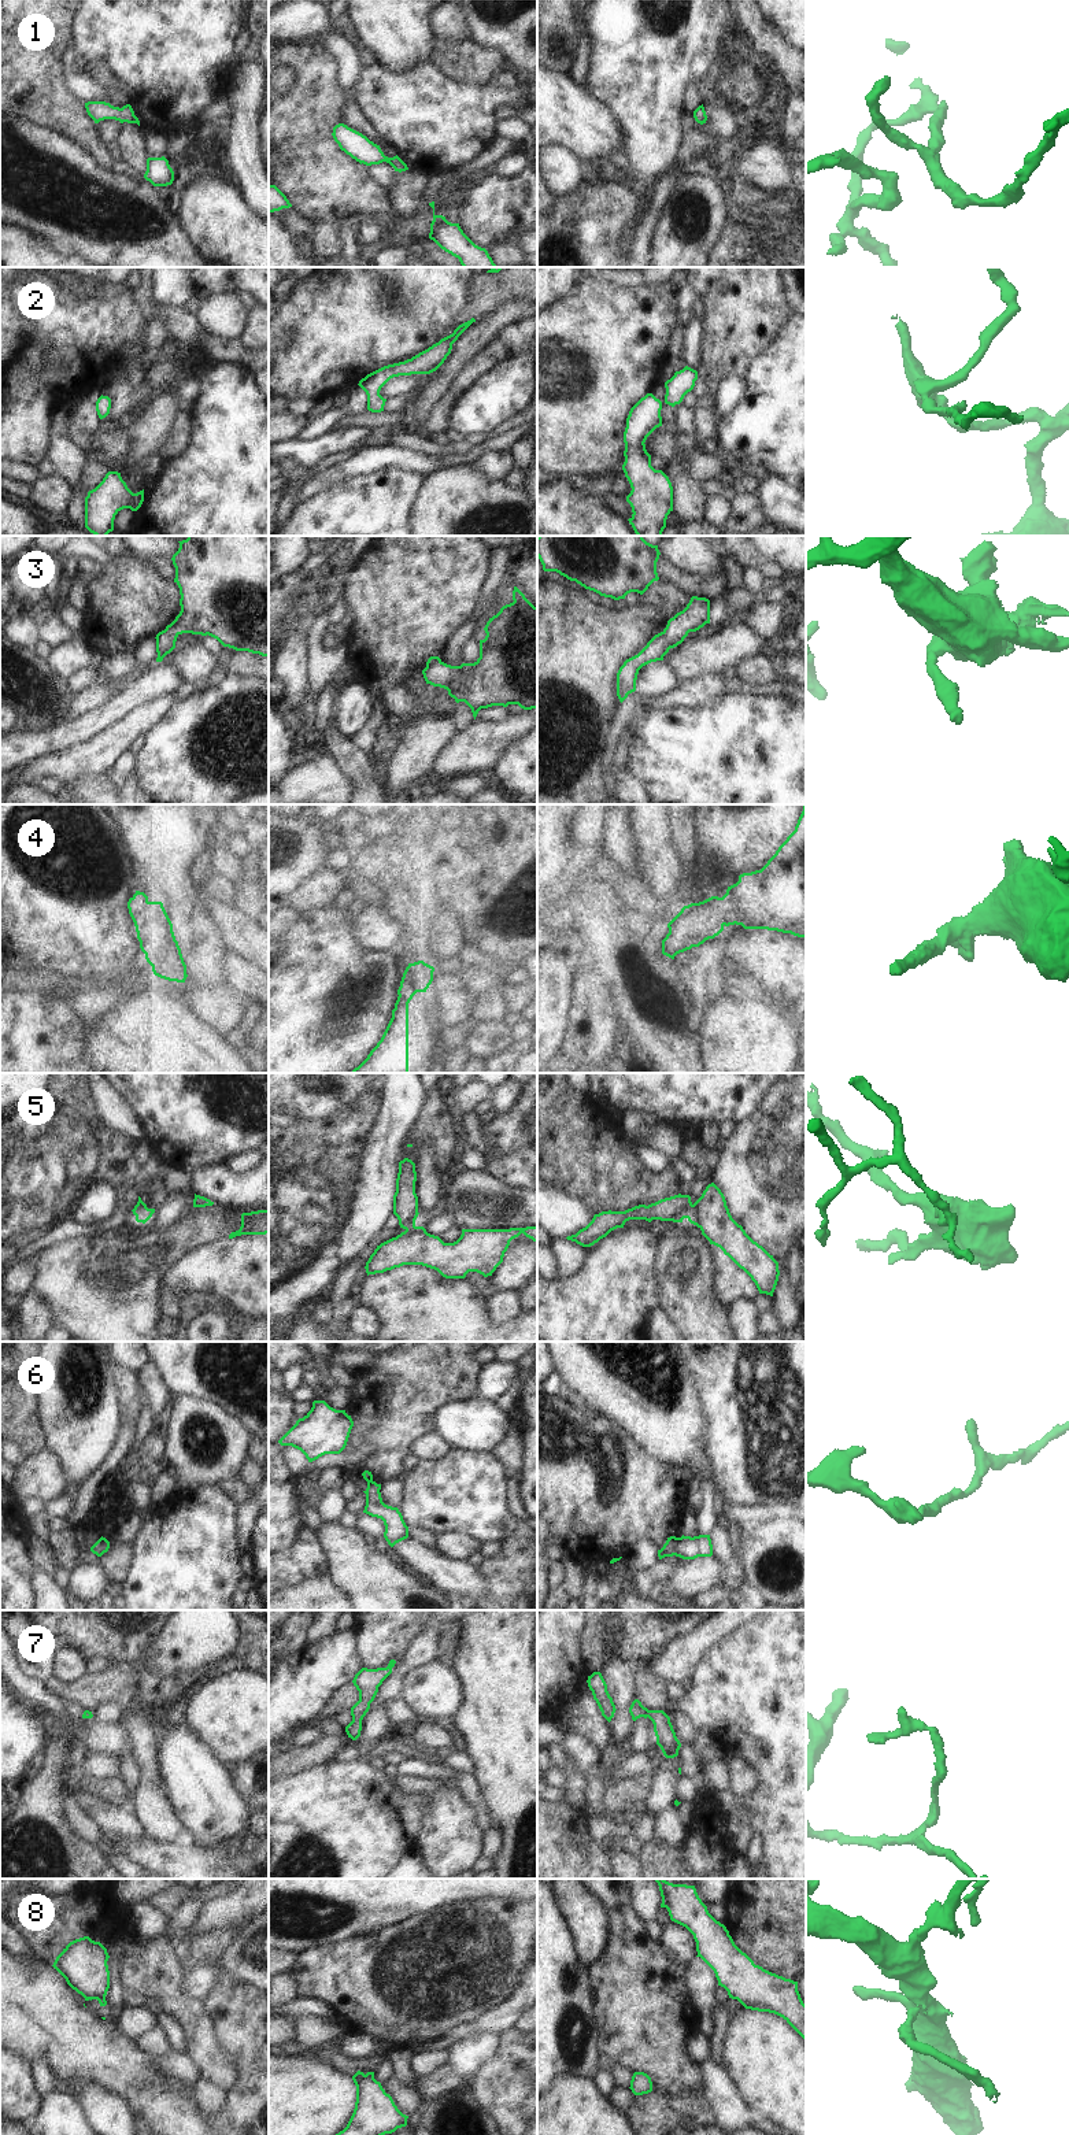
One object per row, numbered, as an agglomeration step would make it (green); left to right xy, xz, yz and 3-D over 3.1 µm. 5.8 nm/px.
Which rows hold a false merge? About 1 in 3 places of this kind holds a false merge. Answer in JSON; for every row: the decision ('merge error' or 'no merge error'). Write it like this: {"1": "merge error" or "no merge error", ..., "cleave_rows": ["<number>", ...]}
{"1": "no merge error", "2": "no merge error", "3": "no merge error", "4": "no merge error", "5": "no merge error", "6": "no merge error", "7": "no merge error", "8": "merge error", "cleave_rows": ["8"]}

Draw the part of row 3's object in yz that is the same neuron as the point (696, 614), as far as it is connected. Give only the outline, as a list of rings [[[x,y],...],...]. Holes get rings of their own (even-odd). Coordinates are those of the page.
[[[692,596],[687,607],[667,621],[666,628],[655,634],[635,656],[626,659],[617,673],[617,696],[622,703],[629,693],[636,691],[639,670],[663,656],[670,648],[684,641],[689,632],[696,632],[710,624],[710,600]]]

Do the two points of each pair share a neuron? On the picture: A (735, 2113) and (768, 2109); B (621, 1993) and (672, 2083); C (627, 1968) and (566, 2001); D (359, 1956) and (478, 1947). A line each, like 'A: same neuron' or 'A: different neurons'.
A: different neurons
B: same neuron
C: different neurons
D: same neuron

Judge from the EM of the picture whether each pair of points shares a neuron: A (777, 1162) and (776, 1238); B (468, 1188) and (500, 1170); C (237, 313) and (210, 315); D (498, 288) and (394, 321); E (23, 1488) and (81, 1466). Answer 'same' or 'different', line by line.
A: same
B: different
C: same
D: different
E: different

